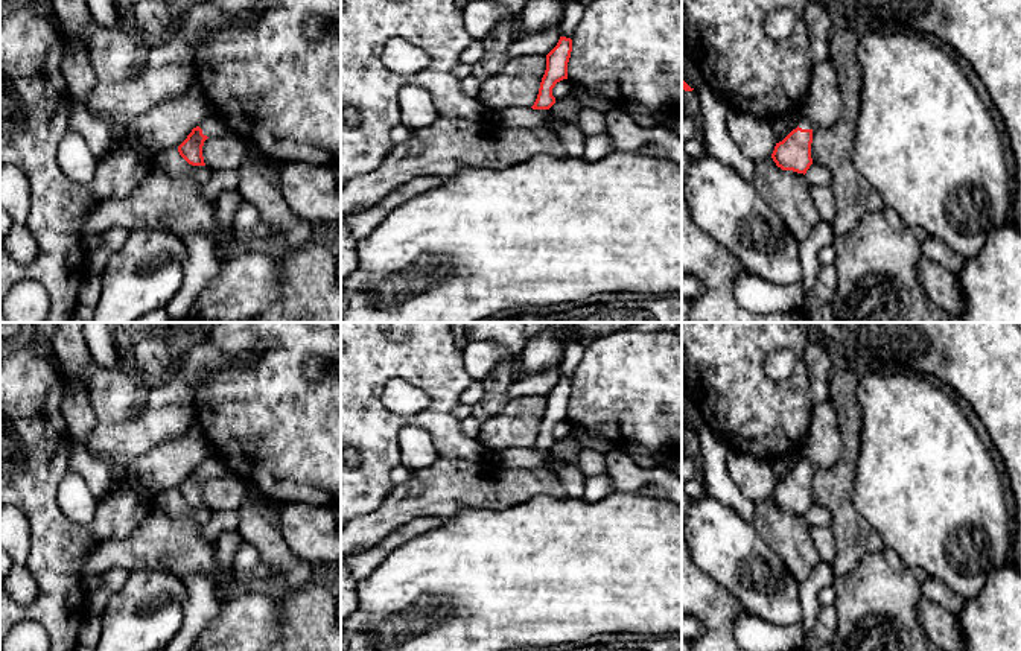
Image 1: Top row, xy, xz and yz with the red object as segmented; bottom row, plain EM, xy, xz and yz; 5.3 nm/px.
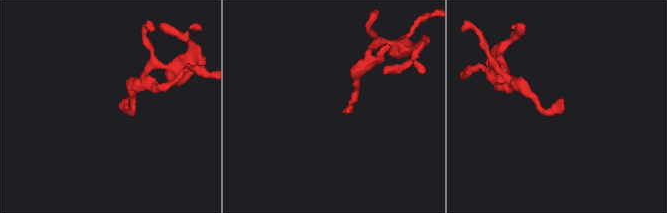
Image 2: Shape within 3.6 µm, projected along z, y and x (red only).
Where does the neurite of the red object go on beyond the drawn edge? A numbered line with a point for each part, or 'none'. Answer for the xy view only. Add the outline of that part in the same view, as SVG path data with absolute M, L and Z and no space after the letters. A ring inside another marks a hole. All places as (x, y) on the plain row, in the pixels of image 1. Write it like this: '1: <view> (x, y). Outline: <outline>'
1: xy (177, 507). Outline: M172 490L169 493L169 500L164 502L164 510L173 517L190 517L198 525L205 525L213 511L207 507L192 507L189 505L178 493L178 490Z

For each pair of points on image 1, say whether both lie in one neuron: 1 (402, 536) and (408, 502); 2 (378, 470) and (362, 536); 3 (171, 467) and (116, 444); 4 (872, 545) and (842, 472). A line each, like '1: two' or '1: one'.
1: two
2: two
3: two
4: one

